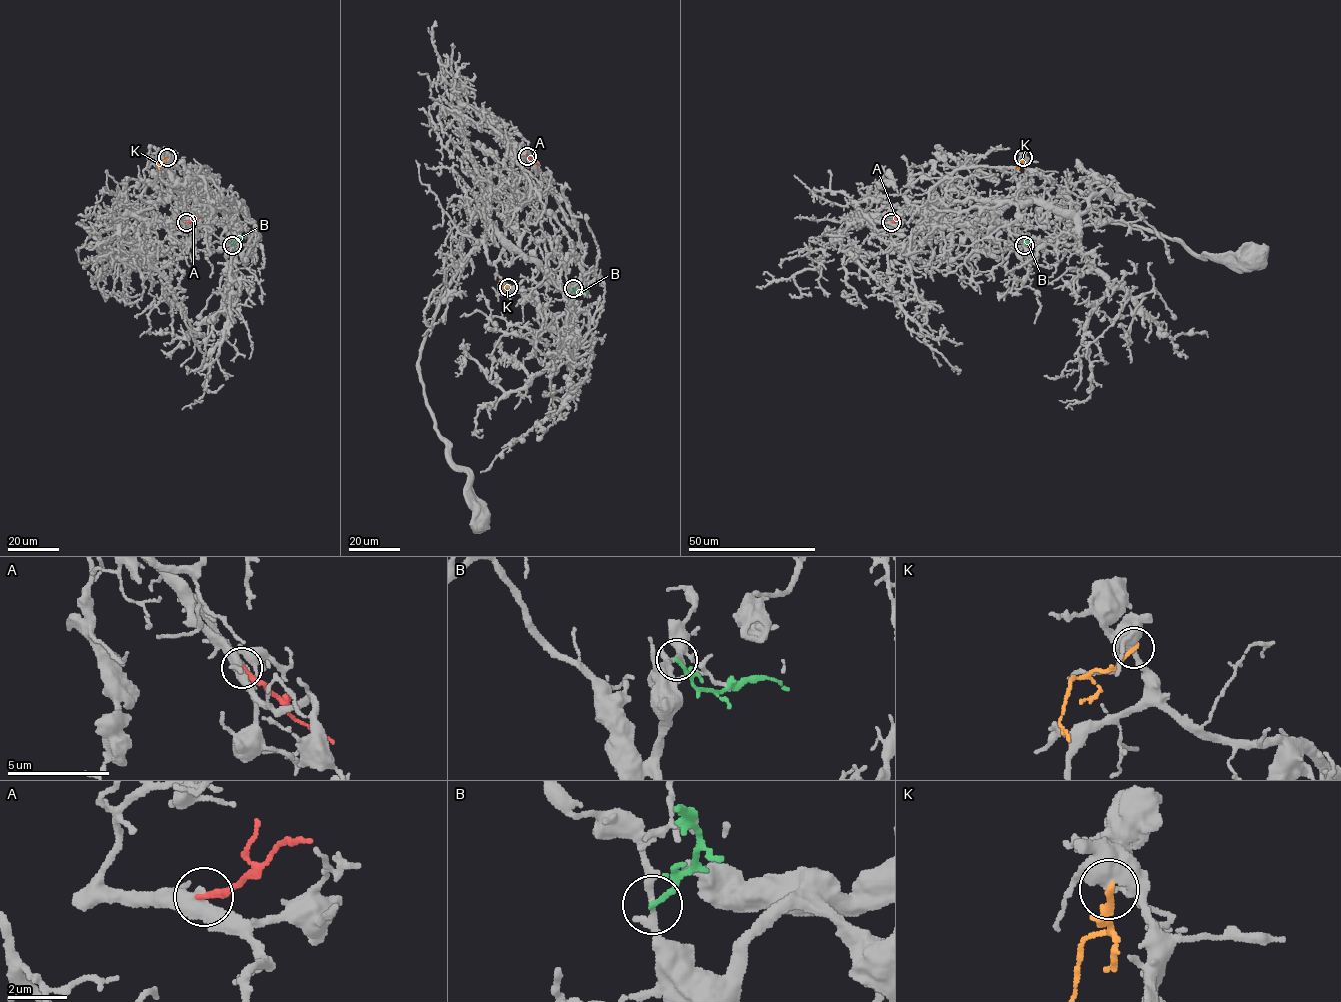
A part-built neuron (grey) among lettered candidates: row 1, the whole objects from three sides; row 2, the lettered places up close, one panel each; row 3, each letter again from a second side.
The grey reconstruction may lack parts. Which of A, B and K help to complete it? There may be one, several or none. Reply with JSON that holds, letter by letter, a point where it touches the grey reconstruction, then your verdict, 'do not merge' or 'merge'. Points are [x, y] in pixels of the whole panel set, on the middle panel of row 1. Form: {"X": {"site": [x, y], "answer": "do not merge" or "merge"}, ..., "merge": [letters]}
{"A": {"site": [527, 156], "answer": "merge"}, "B": {"site": [573, 288], "answer": "do not merge"}, "K": {"site": [508, 287], "answer": "do not merge"}, "merge": ["A"]}

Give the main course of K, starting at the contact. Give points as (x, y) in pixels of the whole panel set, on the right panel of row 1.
K: (1023, 157), (1016, 169)

